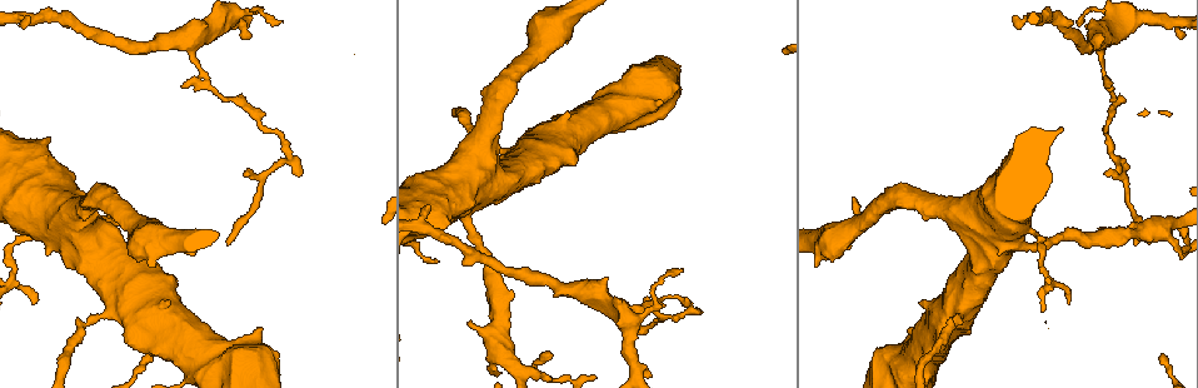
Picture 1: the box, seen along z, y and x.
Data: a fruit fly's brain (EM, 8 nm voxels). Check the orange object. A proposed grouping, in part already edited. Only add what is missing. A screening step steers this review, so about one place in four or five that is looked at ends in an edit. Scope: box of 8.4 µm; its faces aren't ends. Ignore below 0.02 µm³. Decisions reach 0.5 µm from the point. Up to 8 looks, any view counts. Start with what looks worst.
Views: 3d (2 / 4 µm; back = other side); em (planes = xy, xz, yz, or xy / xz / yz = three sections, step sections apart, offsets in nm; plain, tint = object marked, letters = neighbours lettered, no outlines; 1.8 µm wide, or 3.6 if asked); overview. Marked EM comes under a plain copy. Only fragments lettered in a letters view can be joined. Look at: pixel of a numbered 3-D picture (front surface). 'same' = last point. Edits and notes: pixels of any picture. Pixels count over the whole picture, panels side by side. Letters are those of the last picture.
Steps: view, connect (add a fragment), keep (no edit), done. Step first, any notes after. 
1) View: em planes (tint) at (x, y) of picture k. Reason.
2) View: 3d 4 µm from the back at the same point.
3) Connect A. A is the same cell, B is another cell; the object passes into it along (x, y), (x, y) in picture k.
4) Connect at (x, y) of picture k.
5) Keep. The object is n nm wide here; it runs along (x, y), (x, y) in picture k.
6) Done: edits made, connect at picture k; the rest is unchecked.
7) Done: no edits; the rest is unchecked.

View: em yz step 8 (letters) at (28, 18) of picture 1. An open end.

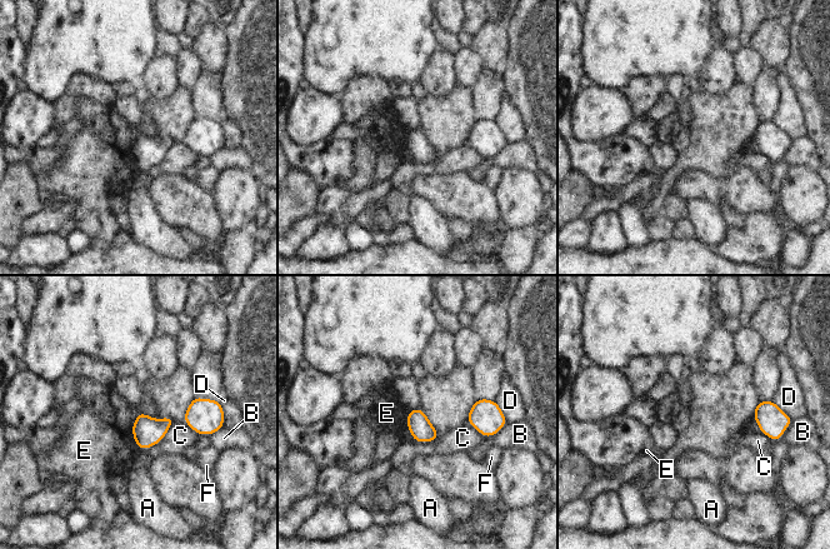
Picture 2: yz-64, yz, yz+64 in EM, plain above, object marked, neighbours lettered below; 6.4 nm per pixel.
View: em planes (letters) at the same point.

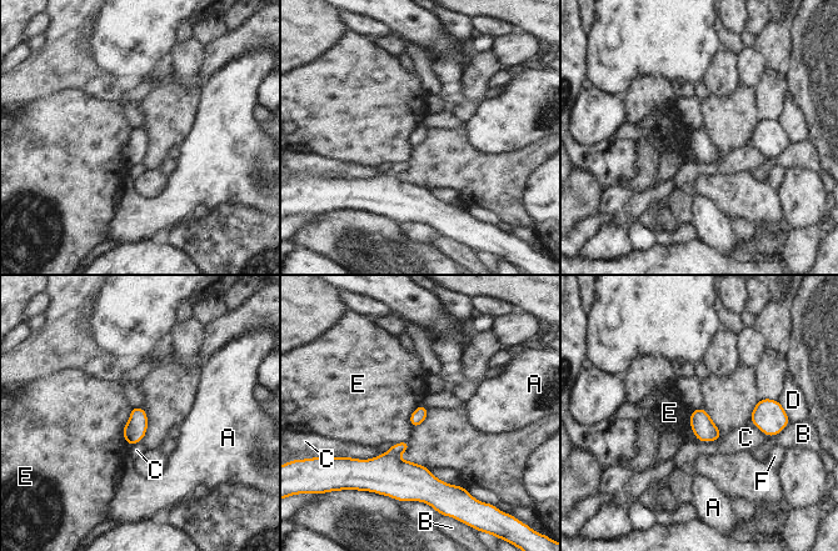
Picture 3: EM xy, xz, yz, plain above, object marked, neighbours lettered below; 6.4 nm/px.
Keep. The longest contact is with E, 260 nm; A, B, C, D, E and F are other cells; a border runs along (134, 406), (123, 429), (129, 446) in picture 3; none of them fits.

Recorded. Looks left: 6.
View: em xz step 8 (tint) at (699, 310) of picture 1.

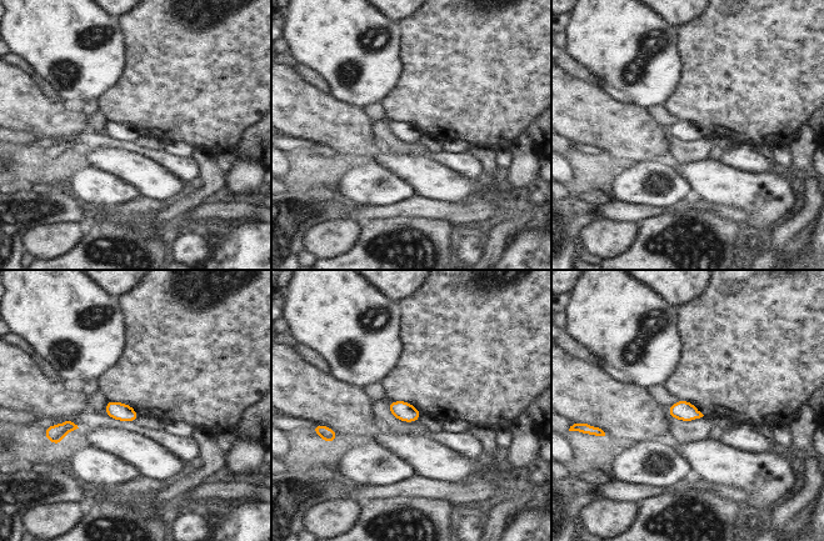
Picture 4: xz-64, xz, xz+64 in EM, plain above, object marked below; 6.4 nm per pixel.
View: em planes (tint) at the same point.

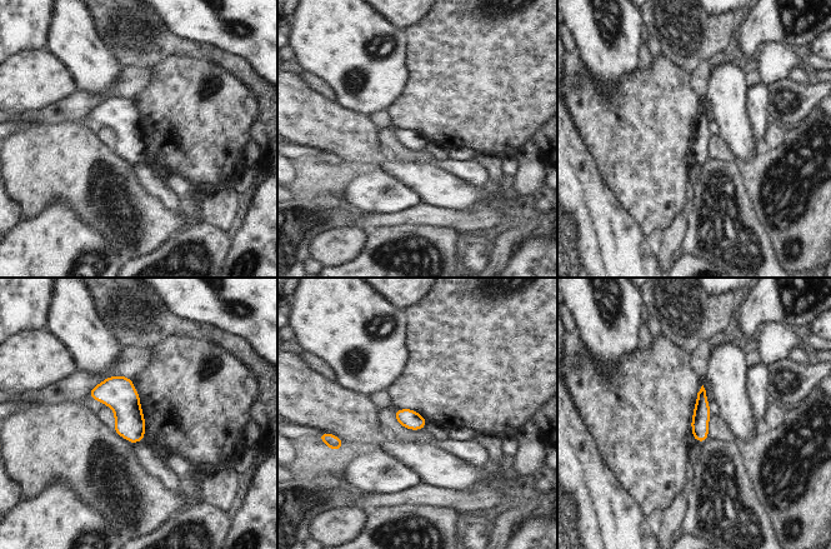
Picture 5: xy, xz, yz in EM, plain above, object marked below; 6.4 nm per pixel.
View: em planes (letters) at the same point. See the neighbours.

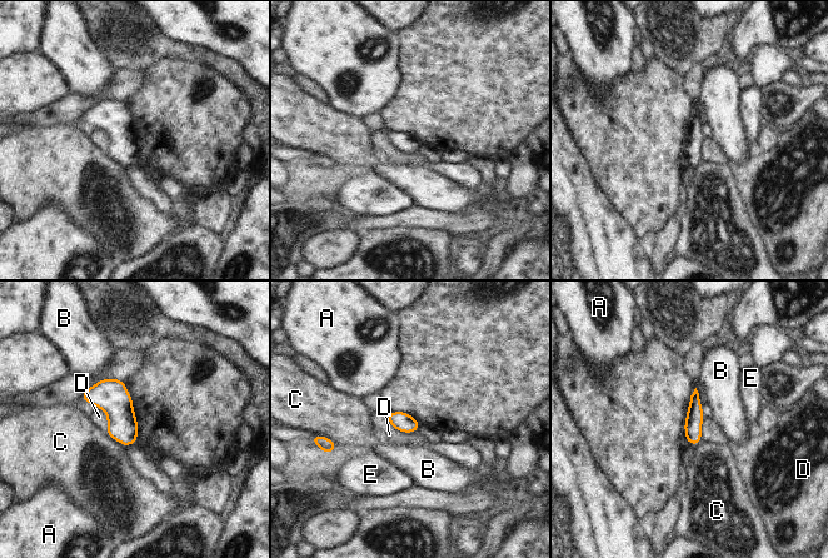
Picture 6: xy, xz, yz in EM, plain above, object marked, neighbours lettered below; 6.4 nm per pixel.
Keep. The object is 120 nm wide here; A, B, C, D and E are other cells; it runs along (696, 395), (693, 437), (691, 441) in picture 6; none of them fits.

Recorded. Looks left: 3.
View: 3d 4 µm at (1135, 246) of picture 1. An open end.

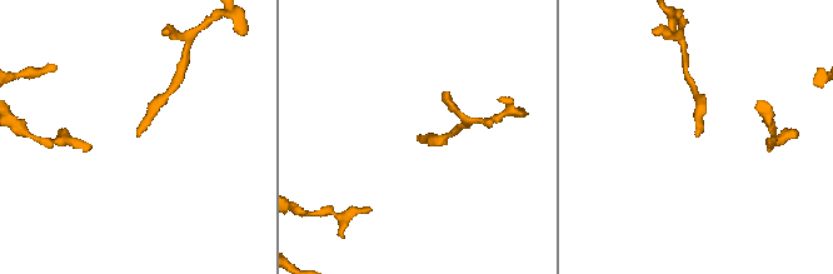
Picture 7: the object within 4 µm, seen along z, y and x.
View: em xy step 16 (tint) at (137, 137) of picture 7.

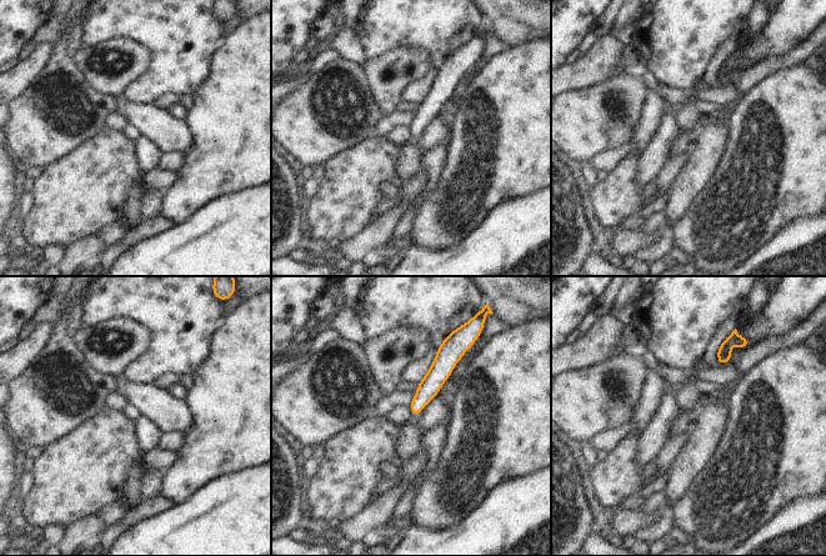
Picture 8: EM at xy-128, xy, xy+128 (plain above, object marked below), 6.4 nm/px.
View: em planes (letters) at the same point. Cut it another way.

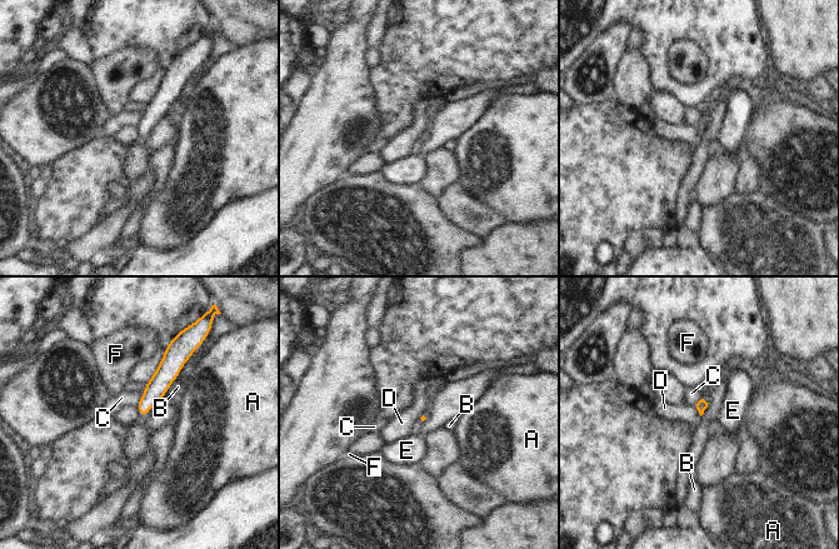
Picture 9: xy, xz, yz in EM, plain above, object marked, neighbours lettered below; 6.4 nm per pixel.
Keep. The longest contact is with C, 120 nm; A, B, C, D, E and F are other cells; none of them fits.

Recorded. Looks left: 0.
Done: no edits; the rest is unchecked.

